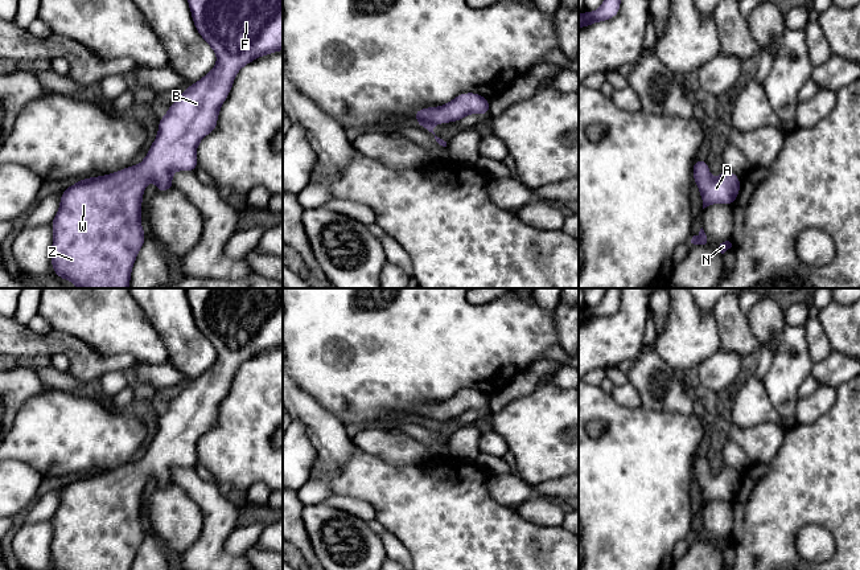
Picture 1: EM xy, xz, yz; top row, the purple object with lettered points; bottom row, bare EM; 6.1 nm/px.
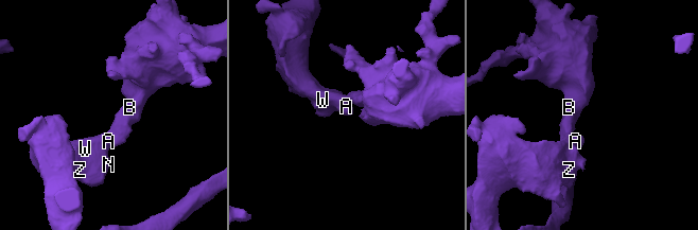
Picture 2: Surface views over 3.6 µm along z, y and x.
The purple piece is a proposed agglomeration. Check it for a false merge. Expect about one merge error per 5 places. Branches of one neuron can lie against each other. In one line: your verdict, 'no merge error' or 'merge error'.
no merge error

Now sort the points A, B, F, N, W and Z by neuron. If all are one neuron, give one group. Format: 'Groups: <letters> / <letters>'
Groups: A B F N W Z

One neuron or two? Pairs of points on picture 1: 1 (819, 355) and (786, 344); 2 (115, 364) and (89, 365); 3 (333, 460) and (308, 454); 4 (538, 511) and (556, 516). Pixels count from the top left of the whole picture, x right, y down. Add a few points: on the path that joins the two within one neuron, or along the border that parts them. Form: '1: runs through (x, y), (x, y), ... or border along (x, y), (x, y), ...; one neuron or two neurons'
1: border along (802, 325), (806, 333), (809, 356), (814, 361); two neurons
2: runs through (108, 364), (95, 365); one neuron
3: border along (304, 426), (317, 455); two neurons
4: runs through (542, 511), (552, 515); one neuron

